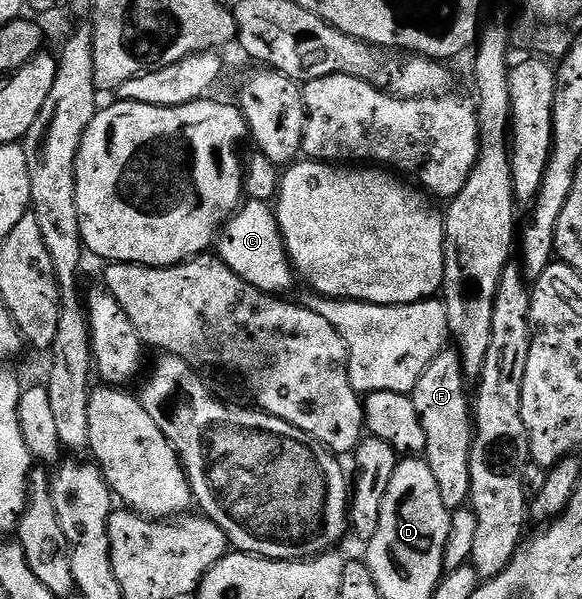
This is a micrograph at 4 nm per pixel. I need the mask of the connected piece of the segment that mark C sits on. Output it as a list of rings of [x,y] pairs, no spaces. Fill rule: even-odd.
[[[247,200],[222,226],[216,242],[216,256],[240,279],[271,295],[286,295],[296,282],[294,266],[286,253],[286,240],[278,230],[278,214],[269,201]]]

